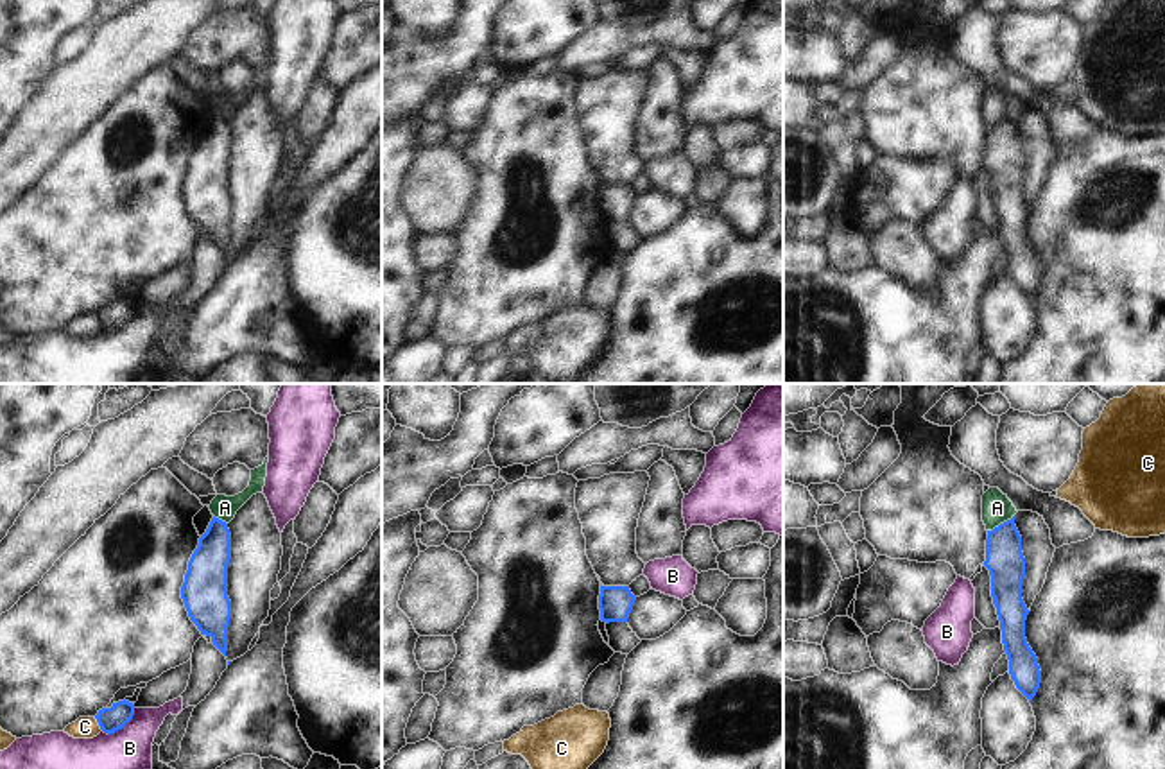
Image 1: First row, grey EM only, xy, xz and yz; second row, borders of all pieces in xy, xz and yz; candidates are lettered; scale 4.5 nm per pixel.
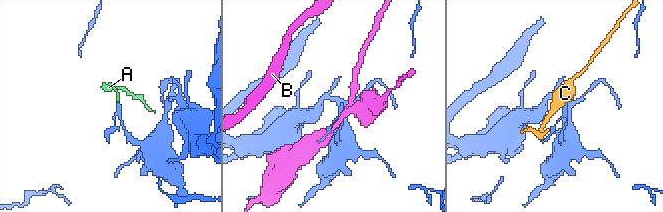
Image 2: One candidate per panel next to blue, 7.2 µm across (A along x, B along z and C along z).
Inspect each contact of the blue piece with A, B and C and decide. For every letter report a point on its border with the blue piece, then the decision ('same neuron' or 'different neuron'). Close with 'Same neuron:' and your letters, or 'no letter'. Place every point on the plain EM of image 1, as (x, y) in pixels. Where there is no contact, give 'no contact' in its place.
A: meets blue in yz at (1001, 122); different neuron
B: meets blue in xy at (120, 327); different neuron
C: meets blue in xy at (99, 323); different neuron
Same neuron: no letter

